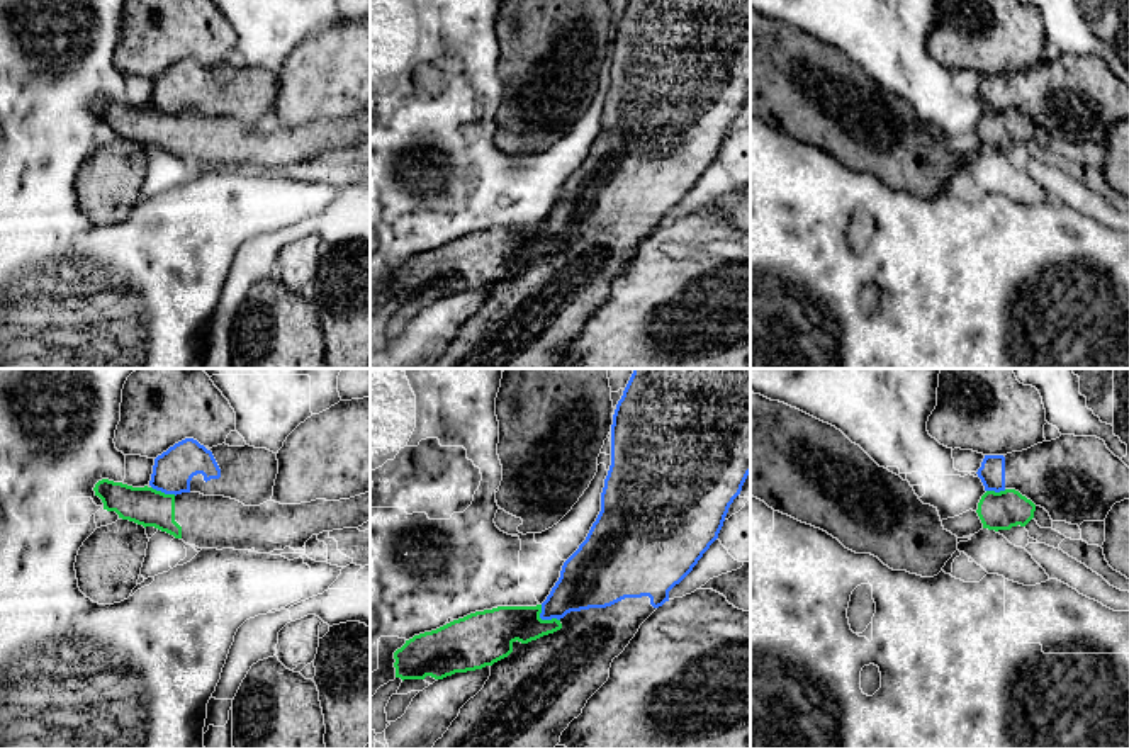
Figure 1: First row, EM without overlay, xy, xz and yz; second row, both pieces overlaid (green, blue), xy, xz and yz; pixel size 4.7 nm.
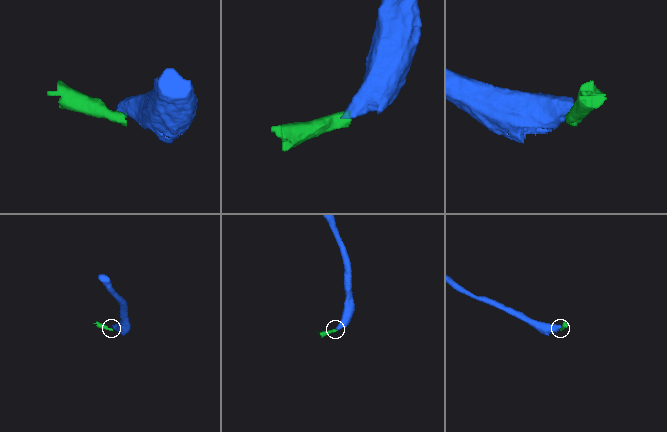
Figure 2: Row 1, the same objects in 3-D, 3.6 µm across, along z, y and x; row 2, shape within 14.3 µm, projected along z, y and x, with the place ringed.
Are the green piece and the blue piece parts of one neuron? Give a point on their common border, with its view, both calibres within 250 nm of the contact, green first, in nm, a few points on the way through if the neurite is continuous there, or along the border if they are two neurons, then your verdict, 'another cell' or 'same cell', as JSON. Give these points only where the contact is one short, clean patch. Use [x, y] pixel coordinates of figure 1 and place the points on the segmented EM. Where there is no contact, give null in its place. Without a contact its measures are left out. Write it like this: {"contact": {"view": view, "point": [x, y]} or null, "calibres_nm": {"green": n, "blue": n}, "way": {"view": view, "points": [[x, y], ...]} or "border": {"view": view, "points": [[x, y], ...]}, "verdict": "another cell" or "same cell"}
{"contact": {"view": "xz", "point": [544, 620]}, "calibres_nm": {"green": 220, "blue": 240}, "border": {"view": "xz", "points": [[540, 605], [542, 619], [559, 620]]}, "verdict": "another cell"}

